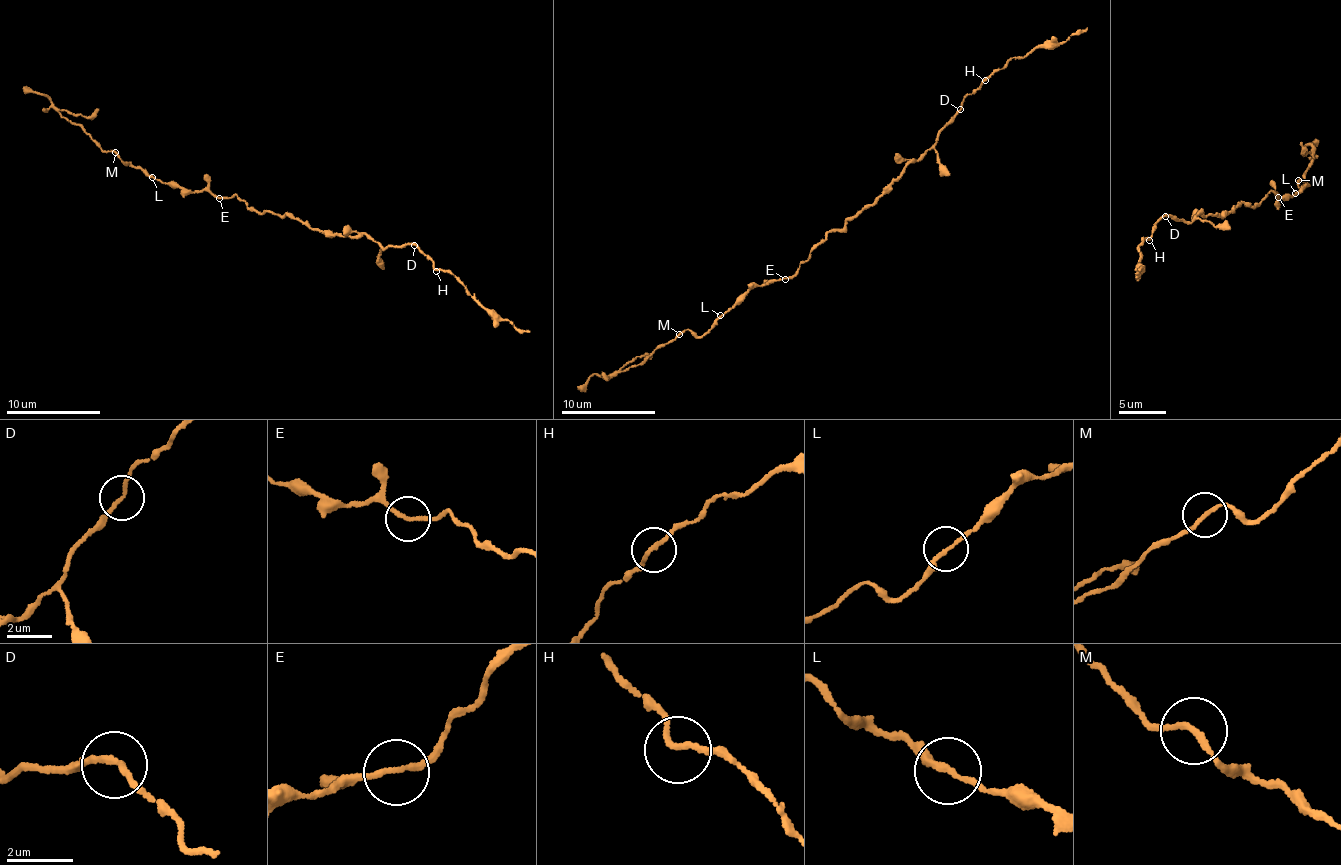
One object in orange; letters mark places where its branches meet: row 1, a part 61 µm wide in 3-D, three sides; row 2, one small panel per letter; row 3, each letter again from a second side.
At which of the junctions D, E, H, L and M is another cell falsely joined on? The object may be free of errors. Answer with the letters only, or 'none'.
none

